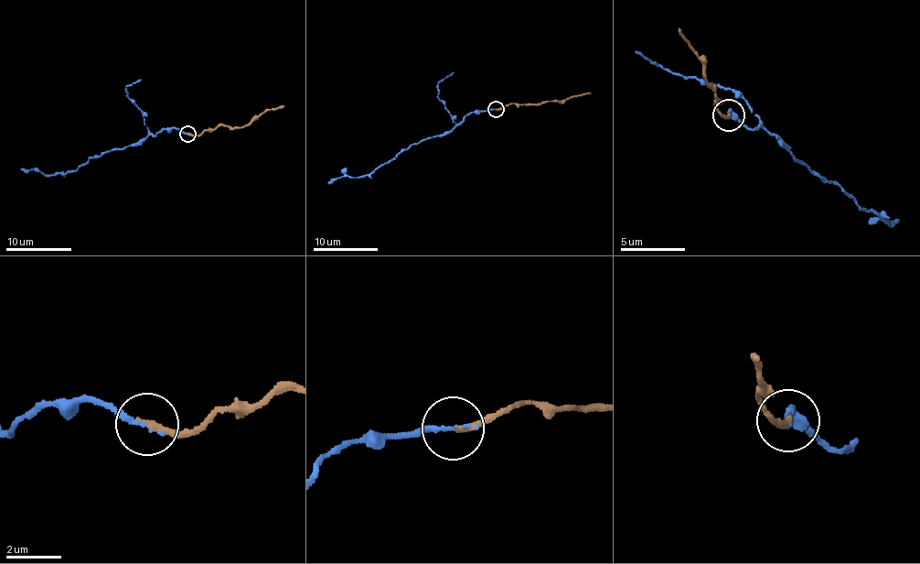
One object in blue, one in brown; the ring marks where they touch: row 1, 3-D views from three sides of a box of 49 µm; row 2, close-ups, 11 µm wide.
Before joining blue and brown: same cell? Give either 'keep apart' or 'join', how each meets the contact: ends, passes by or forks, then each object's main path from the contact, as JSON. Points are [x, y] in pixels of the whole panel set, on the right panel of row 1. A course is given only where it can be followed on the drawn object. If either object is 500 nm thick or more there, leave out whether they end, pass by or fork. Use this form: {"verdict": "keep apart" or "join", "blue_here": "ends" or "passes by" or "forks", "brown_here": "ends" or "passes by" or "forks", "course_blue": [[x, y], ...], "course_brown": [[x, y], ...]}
{"verdict": "join", "blue_here": "ends", "brown_here": "ends", "course_blue": [[729, 114], [730, 117], [730, 110], [751, 129], [775, 135], [796, 159], [890, 223], [883, 221], [898, 221]], "course_brown": [[729, 114], [722, 114], [715, 107], [714, 87], [705, 78], [705, 66], [688, 45], [679, 27]]}

